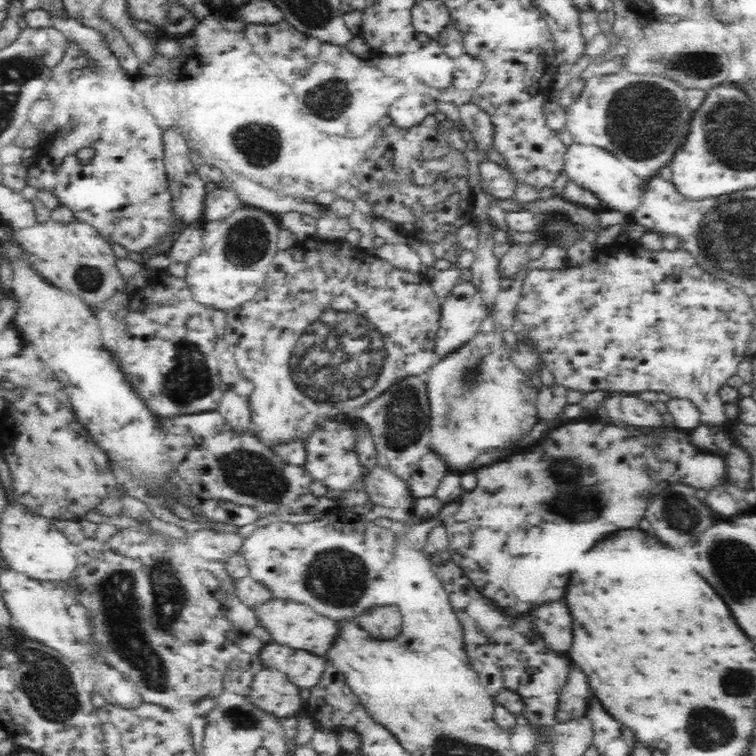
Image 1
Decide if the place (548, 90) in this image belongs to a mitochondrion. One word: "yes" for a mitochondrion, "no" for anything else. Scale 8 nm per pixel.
no

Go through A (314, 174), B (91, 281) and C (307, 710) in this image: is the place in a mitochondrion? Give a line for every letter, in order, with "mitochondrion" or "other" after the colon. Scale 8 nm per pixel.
A: other
B: mitochondrion
C: other

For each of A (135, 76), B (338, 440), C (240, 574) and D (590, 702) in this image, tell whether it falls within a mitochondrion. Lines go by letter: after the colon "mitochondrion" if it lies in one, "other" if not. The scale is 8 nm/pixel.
A: other
B: other
C: other
D: other

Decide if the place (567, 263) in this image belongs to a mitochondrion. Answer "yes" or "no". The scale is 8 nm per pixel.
no

